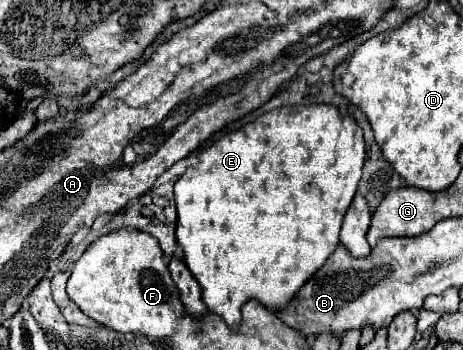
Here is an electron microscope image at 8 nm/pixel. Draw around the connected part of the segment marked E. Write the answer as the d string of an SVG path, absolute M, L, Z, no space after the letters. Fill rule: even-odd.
M330 104L274 108L274 110L258 116L250 124L224 134L220 140L216 140L214 144L204 148L198 154L198 164L188 166L186 172L178 178L178 182L174 186L174 194L176 194L176 210L178 210L176 238L184 250L184 262L194 272L196 280L202 284L202 298L204 298L208 310L222 316L230 328L238 328L240 326L240 308L250 298L262 302L264 306L270 306L272 310L286 306L286 302L290 302L294 298L298 288L302 288L302 284L326 262L326 258L338 246L340 226L342 226L344 214L356 194L356 188L358 188L358 182L362 176L364 156L366 156L366 144L364 144L362 128L356 124L356 120L352 116L342 116L340 110Z

